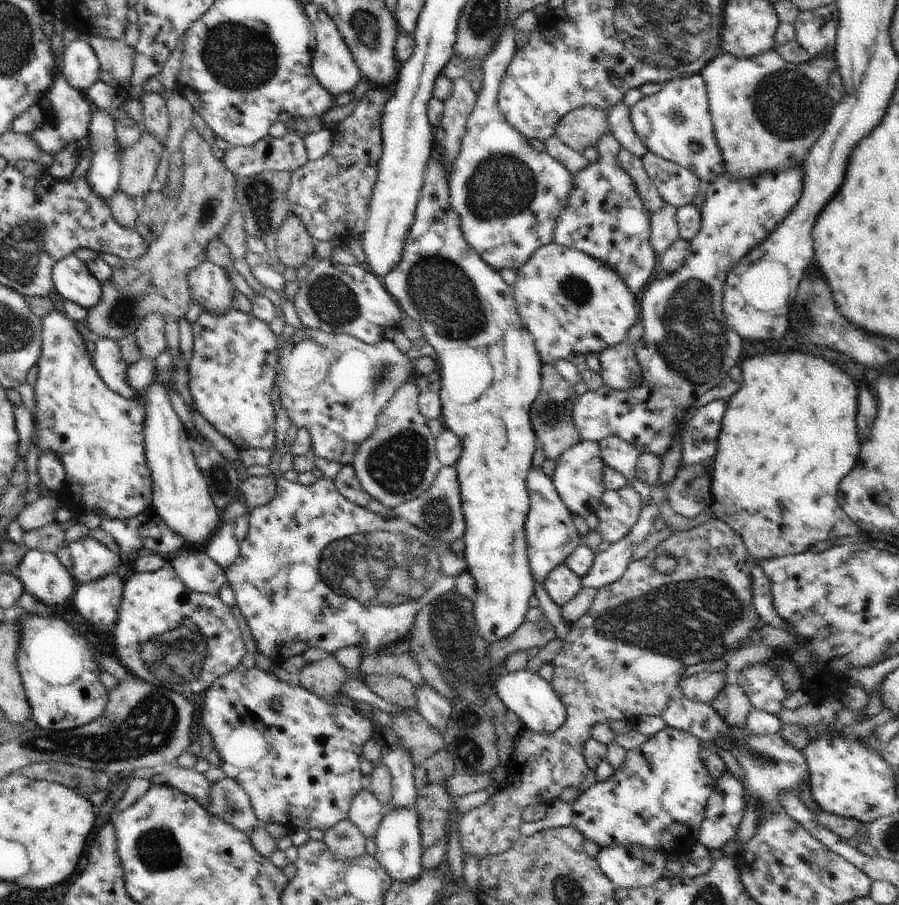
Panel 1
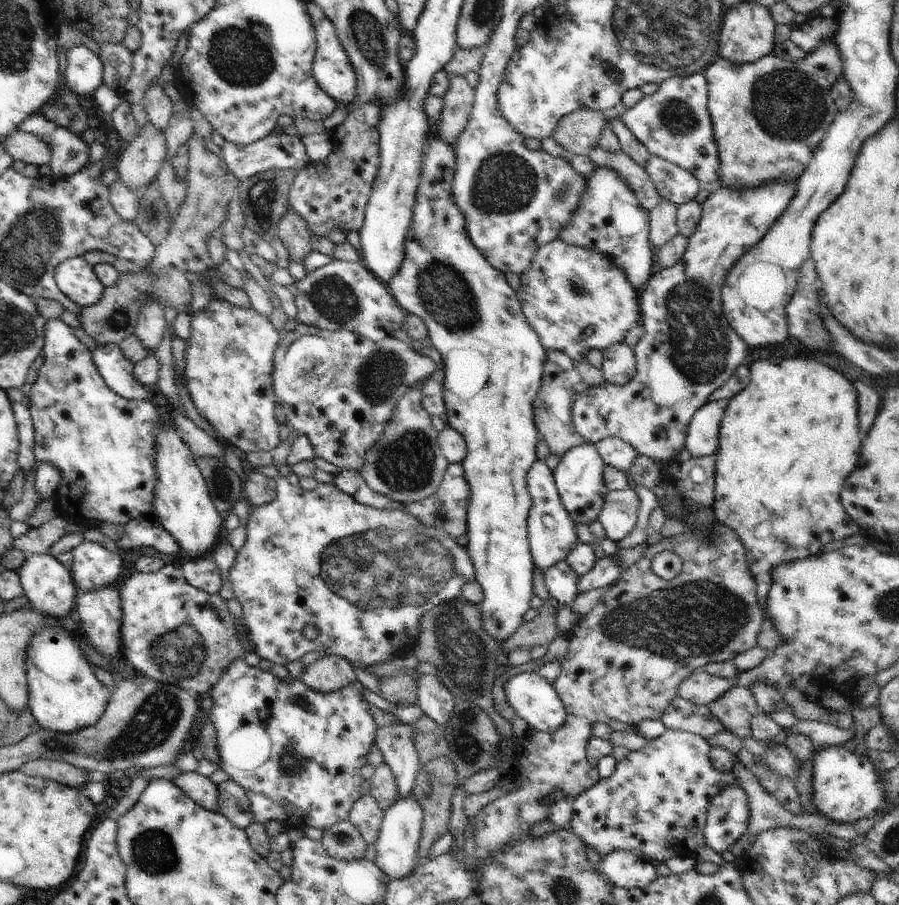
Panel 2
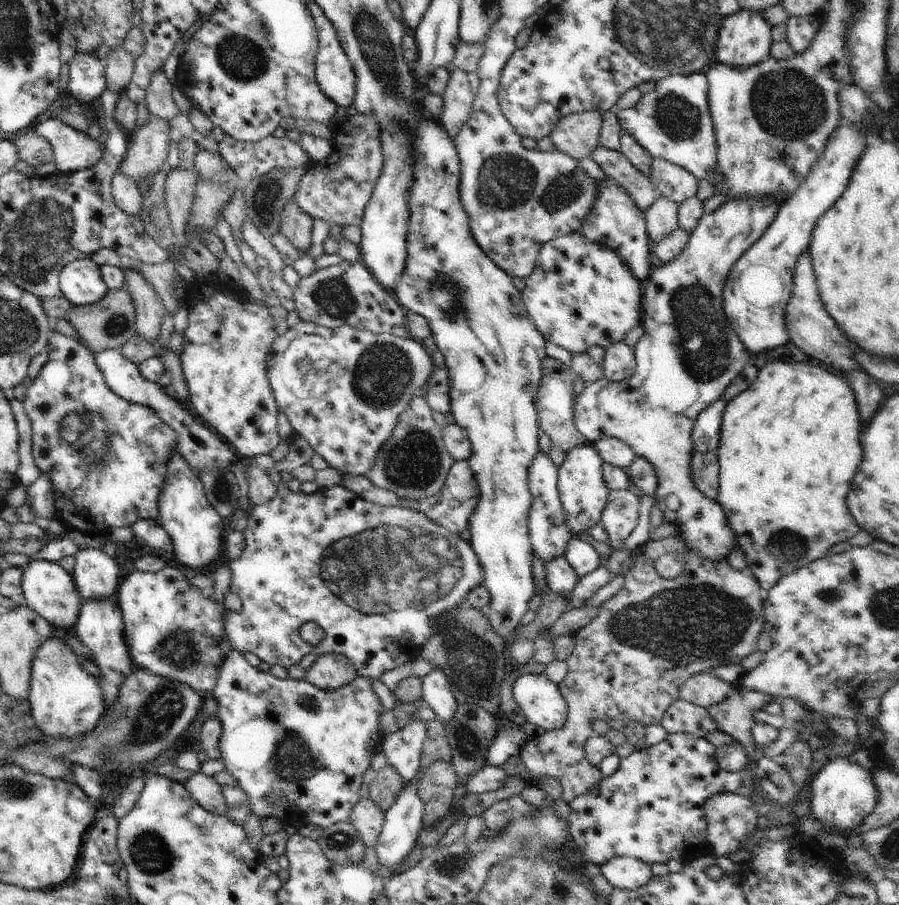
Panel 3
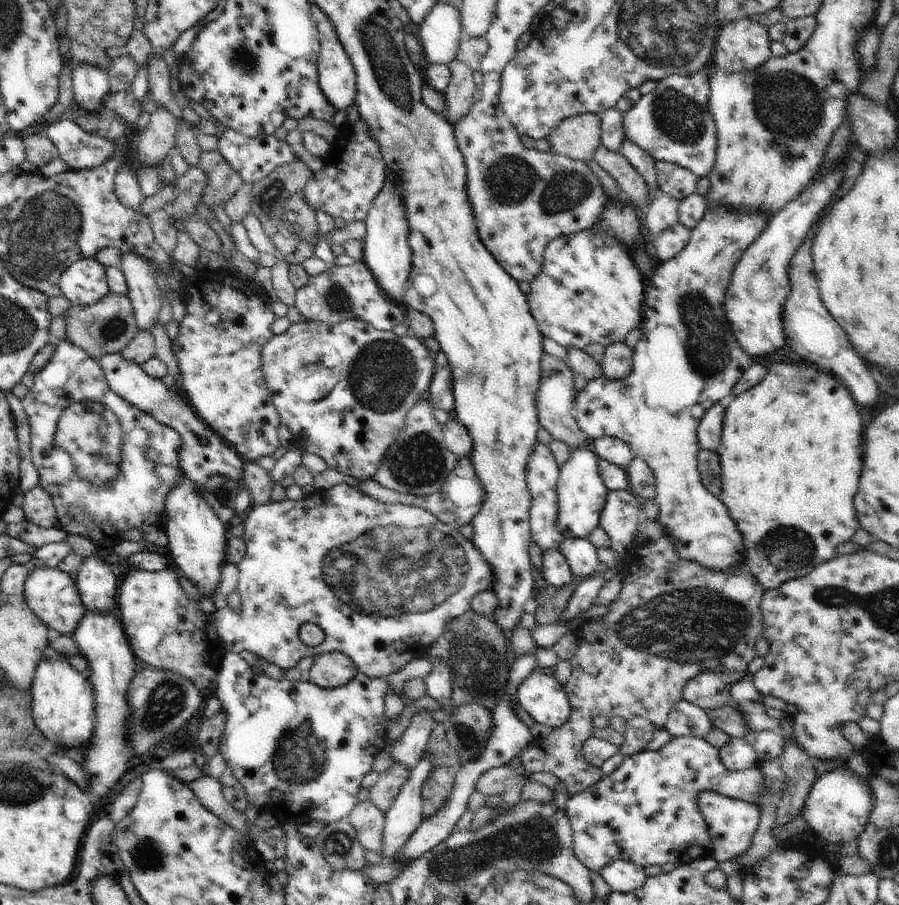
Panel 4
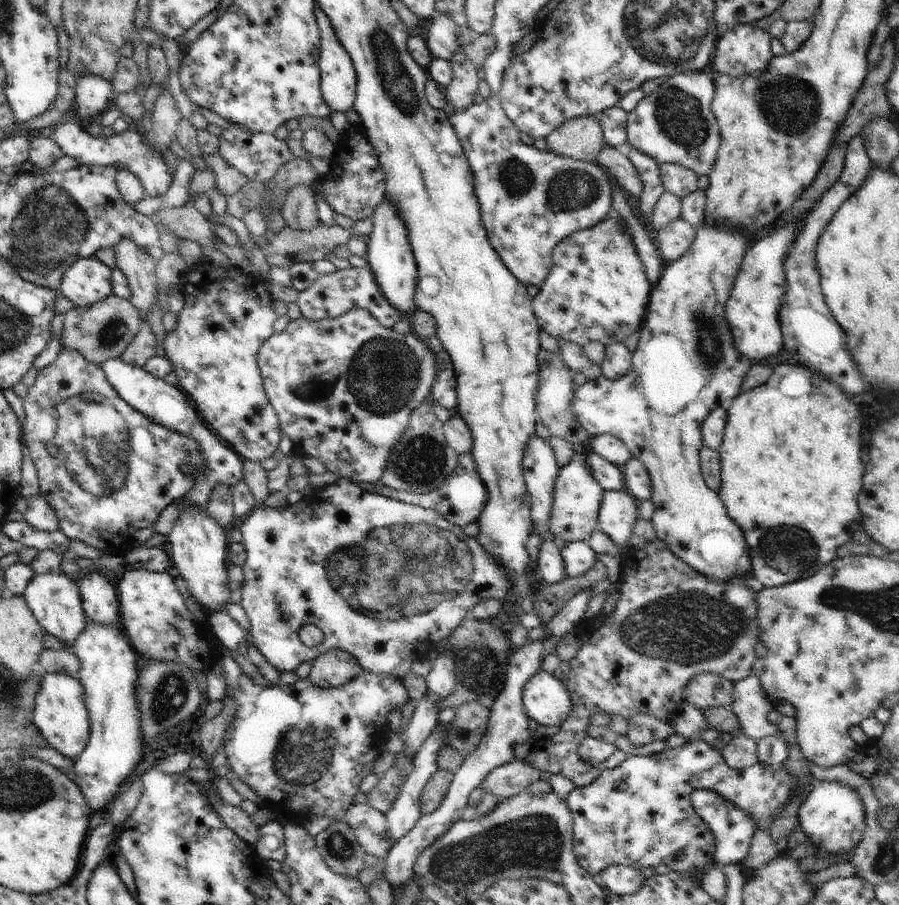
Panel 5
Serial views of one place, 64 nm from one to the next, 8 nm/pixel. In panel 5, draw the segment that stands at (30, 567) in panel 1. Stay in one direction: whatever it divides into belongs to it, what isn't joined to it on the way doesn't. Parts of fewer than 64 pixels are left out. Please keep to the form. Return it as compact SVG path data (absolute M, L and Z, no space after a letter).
M64 573L35 574L22 596L25 599L27 608L38 620L42 629L62 640L62 642L69 644L70 648L68 650L71 650L88 620L82 607L78 582Z

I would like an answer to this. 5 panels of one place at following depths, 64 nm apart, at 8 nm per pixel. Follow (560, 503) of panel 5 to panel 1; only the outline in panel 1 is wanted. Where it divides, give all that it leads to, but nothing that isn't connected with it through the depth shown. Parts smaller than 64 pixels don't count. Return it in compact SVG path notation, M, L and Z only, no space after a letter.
M582 440L579 444L568 448L557 461L555 472L551 480L554 487L572 514L577 514L586 519L590 514L595 514L601 504L601 497L604 495L603 475L605 463L602 460L600 446L598 443Z

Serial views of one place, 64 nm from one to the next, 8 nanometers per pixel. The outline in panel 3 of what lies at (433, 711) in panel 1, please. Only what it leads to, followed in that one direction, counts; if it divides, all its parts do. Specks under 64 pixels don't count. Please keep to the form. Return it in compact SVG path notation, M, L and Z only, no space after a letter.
M443 669L432 670L421 680L422 701L434 711L438 717L437 721L450 721L454 717L458 704L450 680L444 675Z

